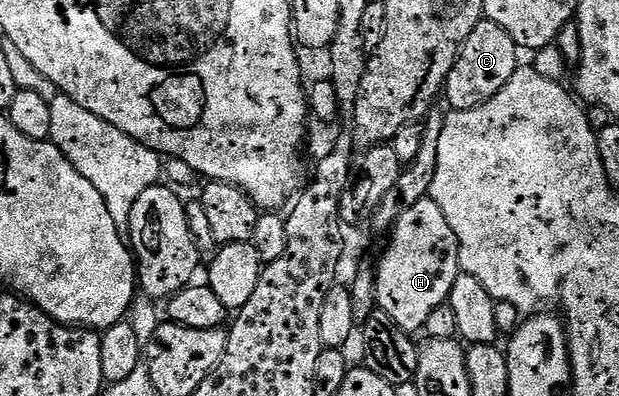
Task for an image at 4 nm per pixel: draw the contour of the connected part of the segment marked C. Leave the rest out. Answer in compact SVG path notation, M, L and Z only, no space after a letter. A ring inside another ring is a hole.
M482 18L461 43L461 53L457 55L457 61L451 66L451 74L445 80L443 96L449 99L448 107L452 111L462 112L491 102L491 98L495 98L495 94L499 94L499 90L511 82L511 74L515 74L519 66L517 55L519 49L511 34L507 34L503 26Z

